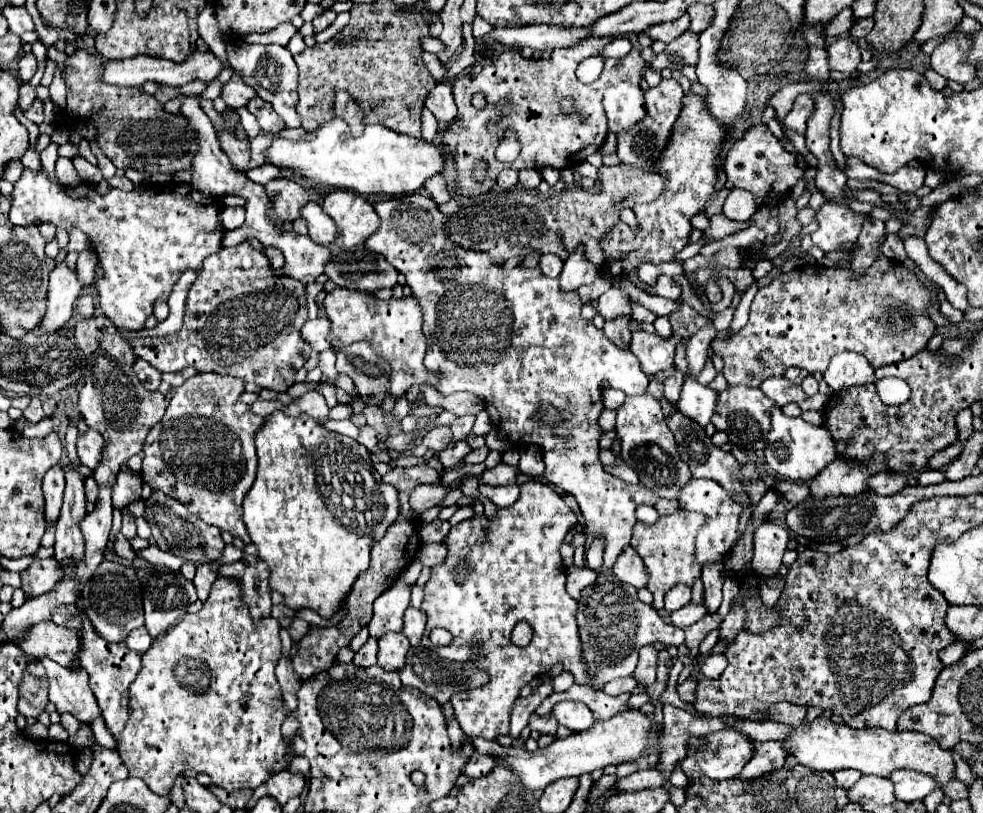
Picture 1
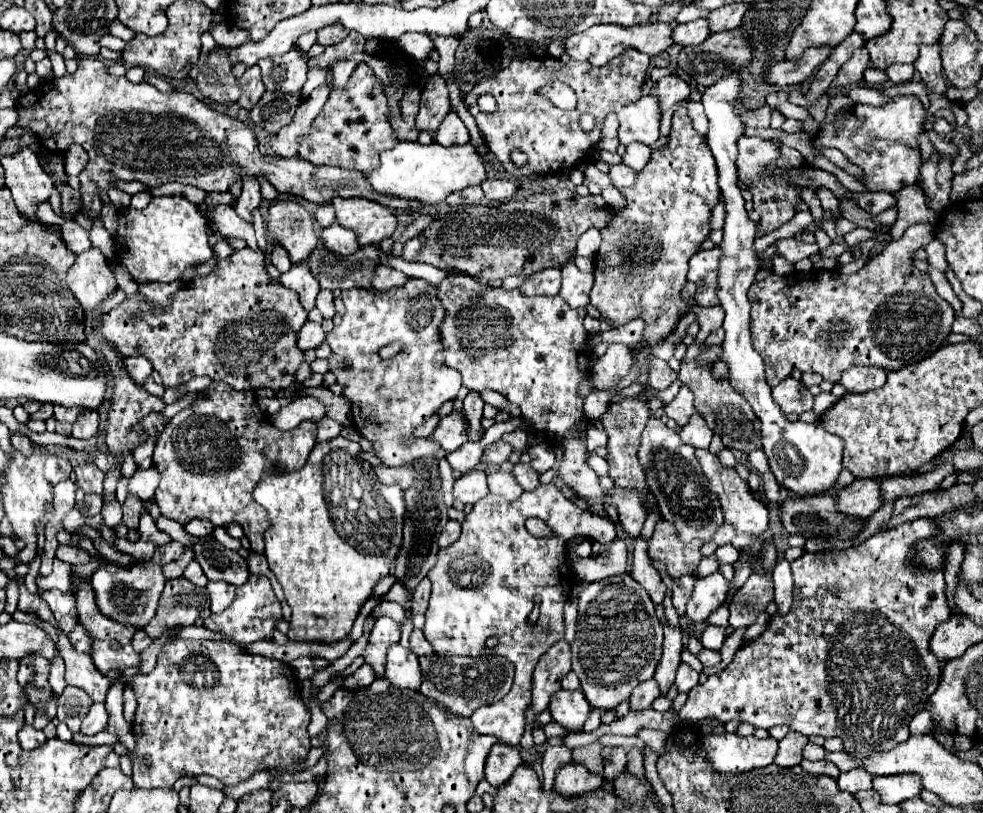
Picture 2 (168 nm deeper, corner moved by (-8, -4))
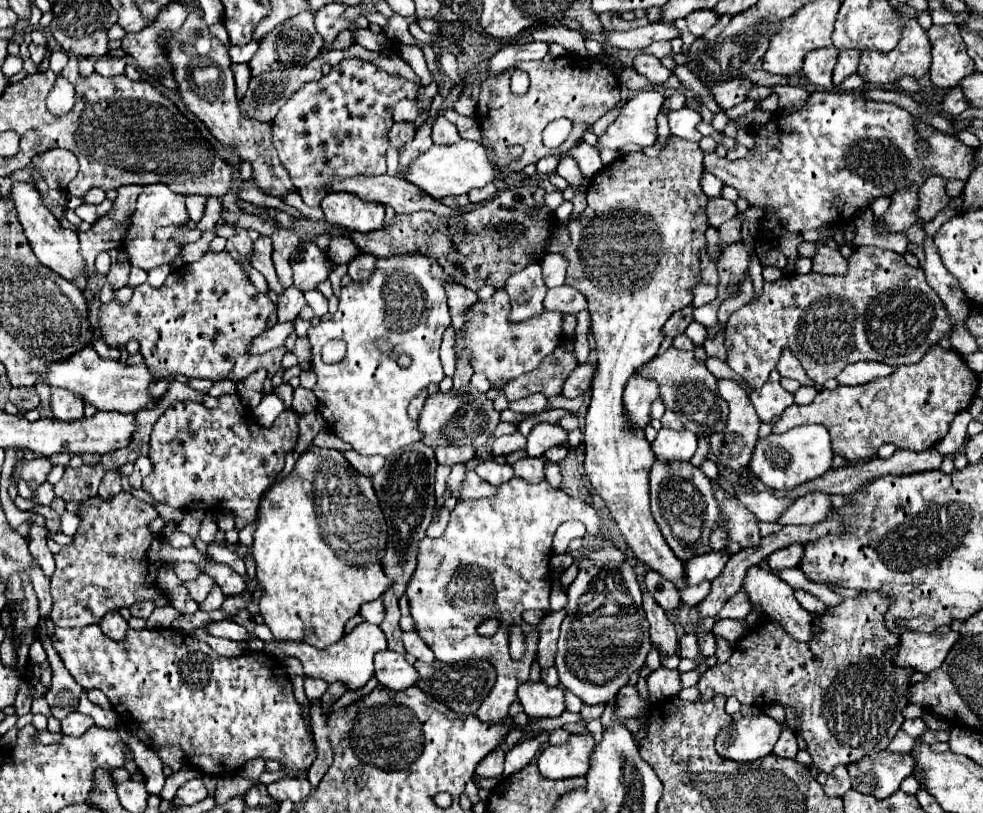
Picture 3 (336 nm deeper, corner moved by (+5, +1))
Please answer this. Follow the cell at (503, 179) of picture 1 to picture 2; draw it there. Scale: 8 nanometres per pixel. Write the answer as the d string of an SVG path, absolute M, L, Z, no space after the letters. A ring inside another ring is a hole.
M487 179L485 183L481 183L481 187L487 199L509 199L517 191L517 185L509 179Z

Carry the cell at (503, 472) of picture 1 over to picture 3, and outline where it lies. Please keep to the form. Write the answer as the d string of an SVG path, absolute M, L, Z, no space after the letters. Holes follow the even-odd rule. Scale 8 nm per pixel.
M522 458L514 464L514 474L530 484L544 480L544 458Z

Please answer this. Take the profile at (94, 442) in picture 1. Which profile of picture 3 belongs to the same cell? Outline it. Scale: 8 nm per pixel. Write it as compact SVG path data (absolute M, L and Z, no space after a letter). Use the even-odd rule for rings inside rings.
M50 390L50 394L50 408L54 412L54 418L70 422L84 416L84 400L80 394L72 394L72 390Z

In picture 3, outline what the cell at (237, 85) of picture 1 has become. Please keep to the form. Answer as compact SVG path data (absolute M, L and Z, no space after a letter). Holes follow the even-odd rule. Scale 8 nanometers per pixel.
M232 64L232 72L234 72L234 78L236 78L236 96L242 100L246 90L248 90L250 68L246 64Z

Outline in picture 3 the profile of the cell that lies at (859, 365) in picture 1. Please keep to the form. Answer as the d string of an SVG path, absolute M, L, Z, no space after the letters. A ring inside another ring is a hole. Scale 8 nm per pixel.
M856 362L852 366L846 366L840 374L838 374L838 382L840 384L848 384L848 386L856 386L856 384L868 384L876 378L882 376L890 376L896 368L892 368L881 362Z

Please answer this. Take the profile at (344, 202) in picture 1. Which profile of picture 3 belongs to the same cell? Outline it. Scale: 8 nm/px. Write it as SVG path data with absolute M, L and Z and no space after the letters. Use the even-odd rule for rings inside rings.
M326 194L322 198L322 210L326 214L326 222L340 224L350 230L370 232L384 226L384 206L364 202L354 194Z

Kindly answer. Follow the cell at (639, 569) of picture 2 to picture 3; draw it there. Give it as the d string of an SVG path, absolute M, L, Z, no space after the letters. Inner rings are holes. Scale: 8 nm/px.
M644 592L644 612L650 622L650 644L658 650L660 658L674 656L678 646L676 626L668 620L666 612L660 610L660 606L648 592Z

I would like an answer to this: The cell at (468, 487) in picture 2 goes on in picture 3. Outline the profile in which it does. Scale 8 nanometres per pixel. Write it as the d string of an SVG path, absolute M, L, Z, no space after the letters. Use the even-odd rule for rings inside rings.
M470 470L468 474L472 476L472 480L466 480L464 486L461 486L461 499L478 500L478 498L488 498L488 496L496 494L496 486L492 486L492 484L488 484L488 482L484 482L484 480L480 480L474 470Z

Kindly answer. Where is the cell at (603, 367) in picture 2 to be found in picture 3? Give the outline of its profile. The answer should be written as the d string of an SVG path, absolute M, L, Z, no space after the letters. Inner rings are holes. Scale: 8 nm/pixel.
M580 364L580 366L566 378L560 394L562 394L564 398L582 396L582 392L590 386L590 382L592 382L592 378L594 378L594 370L596 370L594 364Z

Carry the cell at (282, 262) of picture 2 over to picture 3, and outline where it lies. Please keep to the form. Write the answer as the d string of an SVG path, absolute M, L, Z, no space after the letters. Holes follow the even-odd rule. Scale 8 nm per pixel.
M260 236L260 238L254 242L252 266L254 266L254 270L258 270L260 274L264 274L264 278L268 280L270 290L274 290L277 295L283 292L283 287L280 282L278 282L278 276L276 276L274 266L272 266L272 240L270 240L270 238Z

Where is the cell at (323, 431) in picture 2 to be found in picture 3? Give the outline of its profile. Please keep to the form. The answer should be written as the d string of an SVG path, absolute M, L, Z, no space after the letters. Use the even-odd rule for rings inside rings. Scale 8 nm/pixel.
M310 412L310 414L302 414L300 422L298 422L298 442L296 442L296 454L302 454L304 450L310 448L312 438L324 428L324 420L320 418L318 412Z

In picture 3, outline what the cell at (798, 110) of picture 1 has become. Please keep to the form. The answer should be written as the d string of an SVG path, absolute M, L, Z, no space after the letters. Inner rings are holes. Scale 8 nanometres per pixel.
M834 46L828 48L820 48L820 50L812 50L806 54L804 58L804 74L806 78L816 84L822 86L824 90L832 90L832 70L836 66L836 58L838 58L838 50Z

